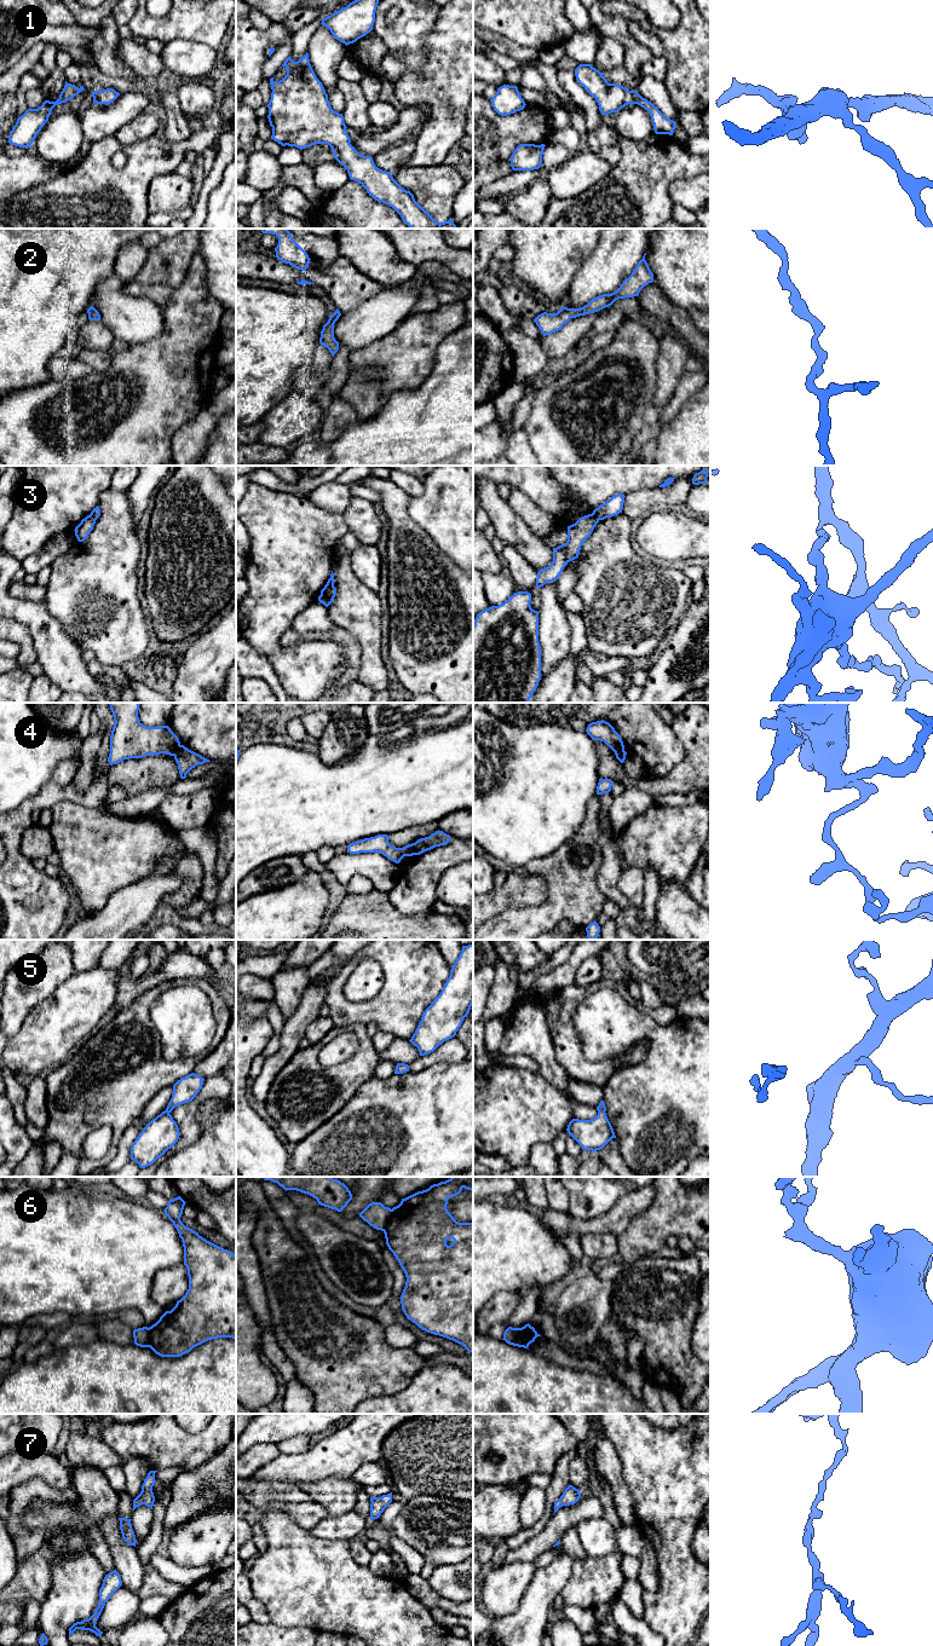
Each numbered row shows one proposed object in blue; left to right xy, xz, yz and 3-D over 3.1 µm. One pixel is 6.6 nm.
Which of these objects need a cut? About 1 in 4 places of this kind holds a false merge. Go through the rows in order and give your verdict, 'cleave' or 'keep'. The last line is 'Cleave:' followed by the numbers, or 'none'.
1: keep
2: keep
3: cleave
4: cleave
5: keep
6: cleave
7: keep
Cleave: 3, 4, 6

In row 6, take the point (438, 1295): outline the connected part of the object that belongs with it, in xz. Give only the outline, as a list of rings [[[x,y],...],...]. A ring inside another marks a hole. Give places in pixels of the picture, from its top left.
[[[451,1177],[402,1199],[384,1234],[407,1277],[399,1298],[407,1318],[473,1352],[473,1223],[459,1223],[447,1209],[448,1200],[463,1188],[473,1192],[473,1177]]]

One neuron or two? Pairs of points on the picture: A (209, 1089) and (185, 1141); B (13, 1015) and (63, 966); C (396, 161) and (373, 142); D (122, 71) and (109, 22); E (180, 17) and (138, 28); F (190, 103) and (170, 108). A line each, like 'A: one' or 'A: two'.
A: one
B: one
C: two
D: one
E: one
F: two

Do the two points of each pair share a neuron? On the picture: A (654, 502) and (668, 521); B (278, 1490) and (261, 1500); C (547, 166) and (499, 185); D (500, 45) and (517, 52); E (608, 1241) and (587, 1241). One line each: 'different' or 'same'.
A: different
B: same
C: same
D: same
E: same

